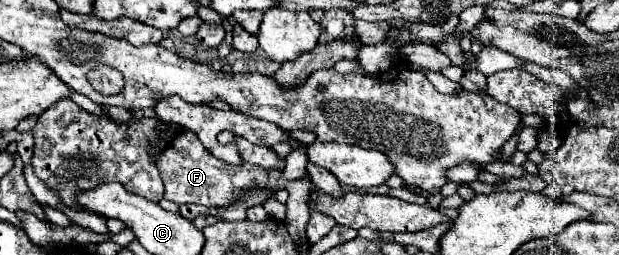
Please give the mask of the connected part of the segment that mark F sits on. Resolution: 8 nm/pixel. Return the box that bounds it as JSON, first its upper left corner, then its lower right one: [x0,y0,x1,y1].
[156,131,268,207]

